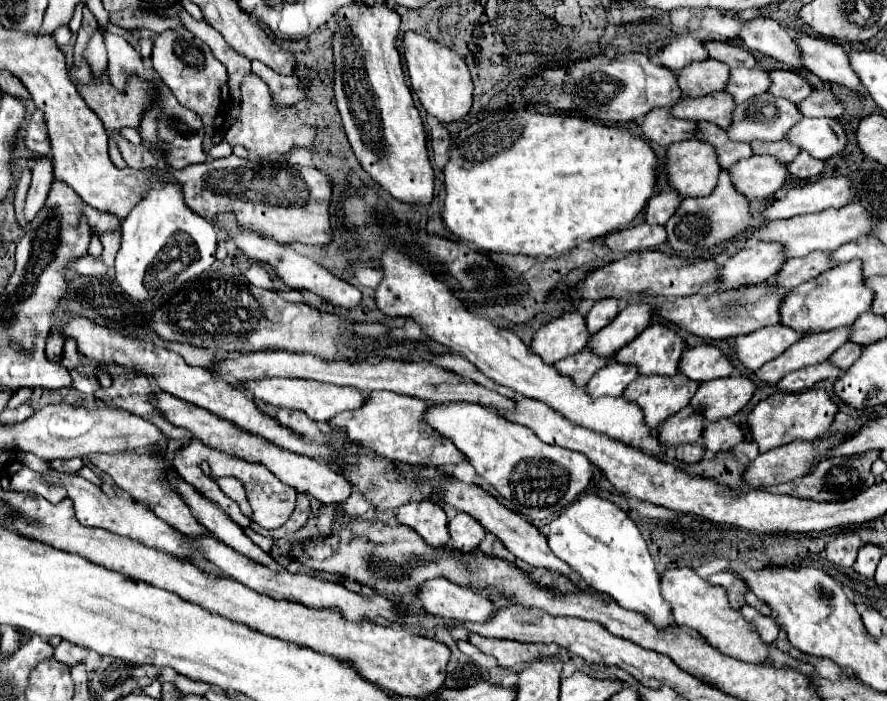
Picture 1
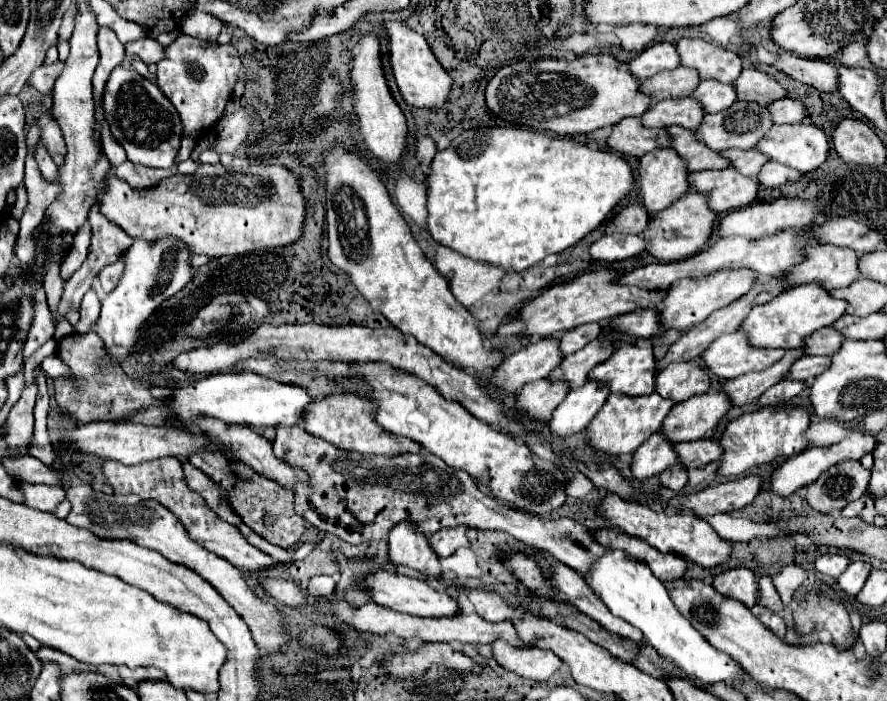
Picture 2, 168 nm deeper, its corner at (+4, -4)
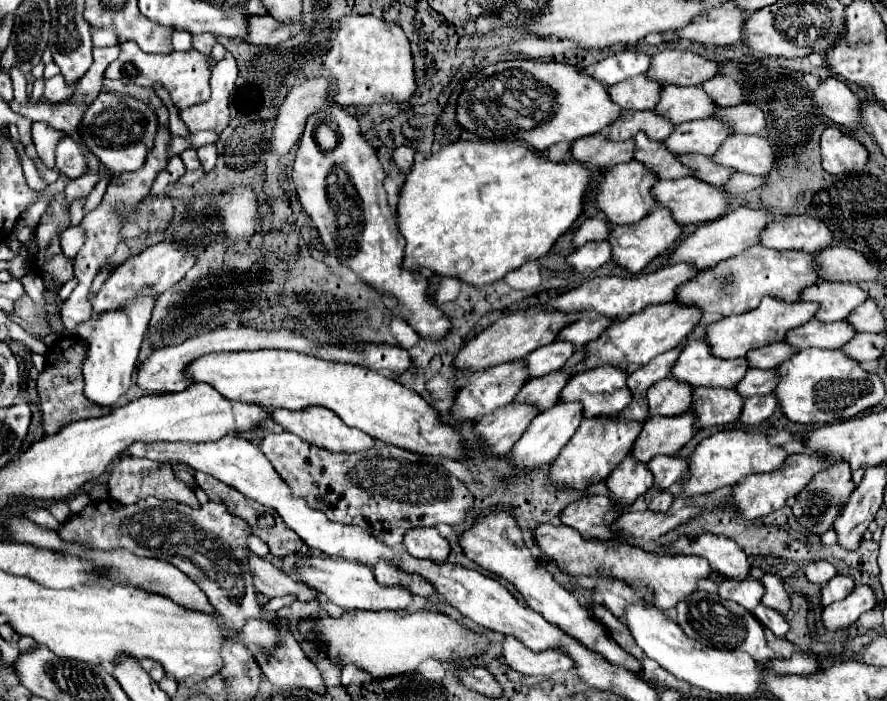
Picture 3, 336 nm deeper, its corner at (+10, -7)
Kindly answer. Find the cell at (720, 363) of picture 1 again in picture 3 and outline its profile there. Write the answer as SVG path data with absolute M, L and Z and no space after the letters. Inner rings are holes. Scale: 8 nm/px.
M669 376L647 390L647 400L651 416L679 416L693 404L693 386Z

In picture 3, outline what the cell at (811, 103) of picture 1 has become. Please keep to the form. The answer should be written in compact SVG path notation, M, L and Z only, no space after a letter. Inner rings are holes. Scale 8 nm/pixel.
M739 104L733 108L717 108L719 118L729 122L737 134L761 134L765 130L765 114L757 104Z

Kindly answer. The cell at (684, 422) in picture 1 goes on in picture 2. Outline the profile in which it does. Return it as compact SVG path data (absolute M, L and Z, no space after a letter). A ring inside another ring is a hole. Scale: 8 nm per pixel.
M653 433L635 453L631 461L631 473L637 481L645 481L663 473L663 469L677 463L673 445L663 439L661 433Z

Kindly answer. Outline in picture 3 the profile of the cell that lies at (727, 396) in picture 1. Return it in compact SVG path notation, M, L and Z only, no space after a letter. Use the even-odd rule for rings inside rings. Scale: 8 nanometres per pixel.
M685 412L681 416L651 416L635 442L631 454L649 462L657 454L677 454L695 434L697 416Z

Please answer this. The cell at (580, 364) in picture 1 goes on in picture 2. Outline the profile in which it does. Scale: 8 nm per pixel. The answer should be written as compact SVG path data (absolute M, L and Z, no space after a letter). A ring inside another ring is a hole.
M539 379L527 383L519 391L513 411L529 417L531 421L549 421L553 409L565 399L567 393L569 393L567 383Z

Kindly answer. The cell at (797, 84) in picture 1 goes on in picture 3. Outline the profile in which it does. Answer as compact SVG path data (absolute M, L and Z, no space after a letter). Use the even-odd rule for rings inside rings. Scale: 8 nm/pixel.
M719 74L713 80L709 80L709 84L703 84L703 90L709 96L713 96L719 108L731 108L731 106L743 104L747 102L747 96L749 96L749 92L743 86L739 86L733 78L725 74Z

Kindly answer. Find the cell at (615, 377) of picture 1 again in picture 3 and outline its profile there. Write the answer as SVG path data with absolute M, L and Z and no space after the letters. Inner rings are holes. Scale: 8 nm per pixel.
M557 402L553 408L541 412L529 424L529 428L525 430L521 440L509 452L511 462L521 468L537 468L543 464L551 464L559 456L561 448L569 442L569 438L577 432L581 420L583 420L583 406L579 402Z

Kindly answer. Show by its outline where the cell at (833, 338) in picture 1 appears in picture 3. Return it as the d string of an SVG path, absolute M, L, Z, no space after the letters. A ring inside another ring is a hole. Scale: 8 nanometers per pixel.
M693 388L691 412L697 414L697 426L725 426L741 416L745 398L735 388Z

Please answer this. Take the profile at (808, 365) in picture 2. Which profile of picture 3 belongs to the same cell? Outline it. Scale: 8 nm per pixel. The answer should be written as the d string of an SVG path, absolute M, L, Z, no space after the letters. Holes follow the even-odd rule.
M751 368L745 374L745 380L741 380L741 384L737 384L735 388L743 394L743 396L755 396L755 394L771 394L777 388L777 376L779 372L775 370L761 370L761 368Z

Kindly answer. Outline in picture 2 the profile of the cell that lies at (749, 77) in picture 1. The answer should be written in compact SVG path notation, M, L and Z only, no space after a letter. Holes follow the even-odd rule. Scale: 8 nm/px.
M707 79L707 81L699 81L691 97L703 105L705 113L719 113L727 109L729 105L733 105L737 95L735 95L733 85L725 85L725 83Z

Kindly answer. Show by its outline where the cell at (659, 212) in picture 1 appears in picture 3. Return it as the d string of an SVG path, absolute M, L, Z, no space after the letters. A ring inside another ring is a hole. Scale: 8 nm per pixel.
M591 218L585 220L579 230L575 232L575 244L583 246L587 242L595 242L595 240L607 240L607 236L611 234L611 226L607 224L605 218Z

